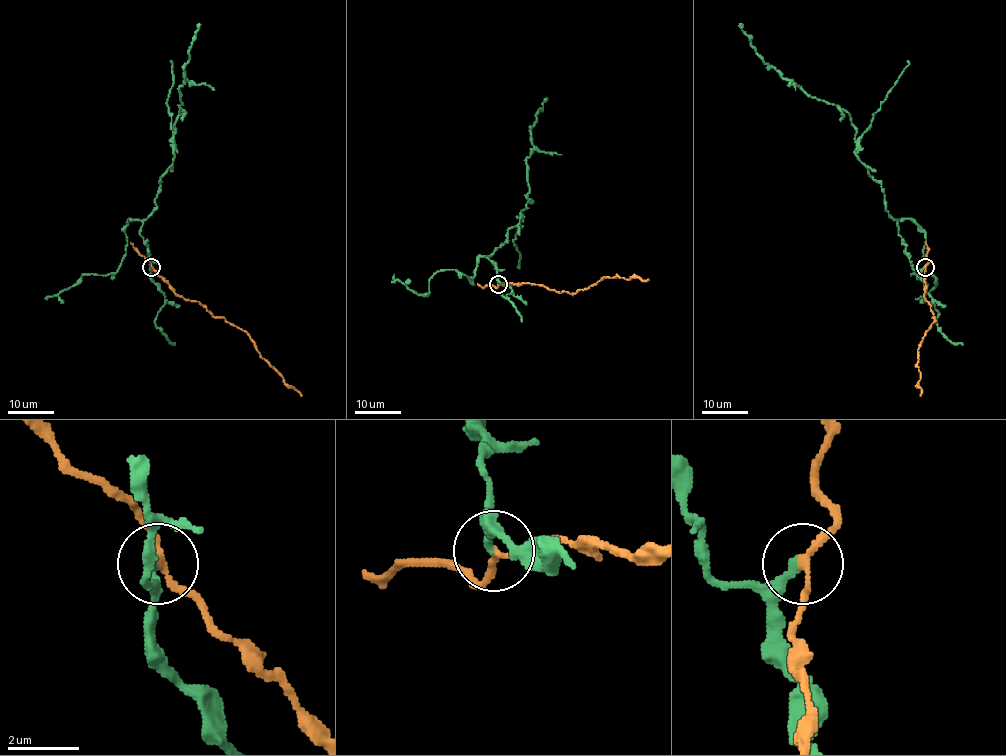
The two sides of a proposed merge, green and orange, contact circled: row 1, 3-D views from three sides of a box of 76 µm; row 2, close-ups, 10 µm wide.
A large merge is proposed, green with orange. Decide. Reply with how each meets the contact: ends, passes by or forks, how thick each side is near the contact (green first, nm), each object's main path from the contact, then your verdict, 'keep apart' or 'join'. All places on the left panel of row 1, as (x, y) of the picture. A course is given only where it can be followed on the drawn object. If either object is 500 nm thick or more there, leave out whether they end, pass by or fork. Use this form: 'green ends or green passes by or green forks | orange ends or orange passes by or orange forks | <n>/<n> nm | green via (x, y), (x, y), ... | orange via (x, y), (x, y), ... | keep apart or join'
green ends | orange passes by | 260/190 nm | green via (150, 267), (142, 221), (172, 163), (179, 87), (199, 23) | orange via (151, 267), (177, 294), (198, 301), (214, 317), (224, 318), (245, 331), (284, 383), (302, 396) | keep apart

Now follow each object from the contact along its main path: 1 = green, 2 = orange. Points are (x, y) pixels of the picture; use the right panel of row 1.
1: (924, 267), (913, 268), (881, 185), (855, 151), (856, 127), (850, 115), (809, 97), (768, 66), (739, 23)
2: (924, 267), (924, 294), (935, 321), (917, 349), (920, 396)

